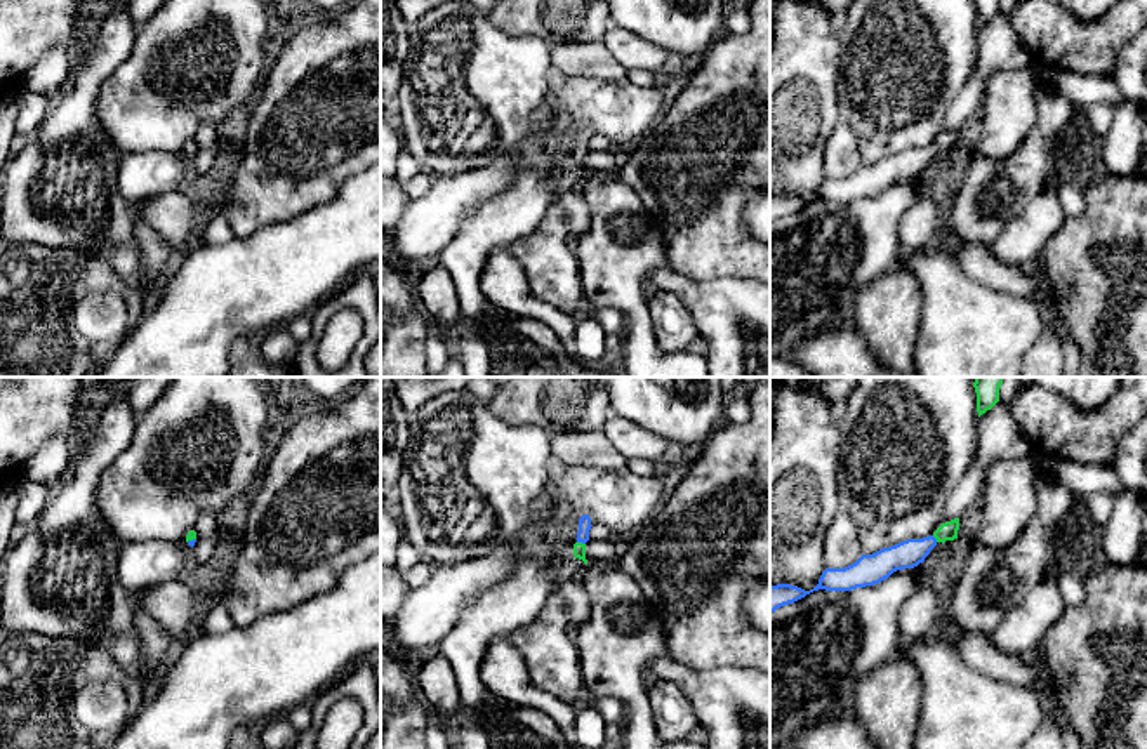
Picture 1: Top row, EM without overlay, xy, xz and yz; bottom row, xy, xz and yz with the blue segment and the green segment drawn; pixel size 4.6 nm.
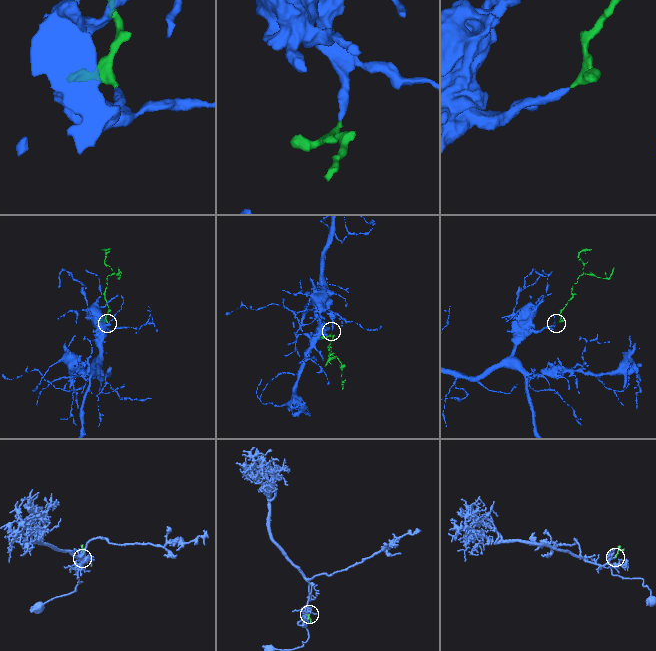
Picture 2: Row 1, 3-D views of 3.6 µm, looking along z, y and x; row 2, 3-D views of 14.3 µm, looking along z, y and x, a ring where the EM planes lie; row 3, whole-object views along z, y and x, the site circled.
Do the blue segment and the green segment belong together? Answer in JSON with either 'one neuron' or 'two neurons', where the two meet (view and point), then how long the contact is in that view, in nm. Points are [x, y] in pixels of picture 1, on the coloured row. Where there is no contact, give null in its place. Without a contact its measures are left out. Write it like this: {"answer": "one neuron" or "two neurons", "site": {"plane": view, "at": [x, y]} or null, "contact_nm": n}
{"answer": "one neuron", "site": {"plane": "xz", "at": [581, 541]}, "contact_nm": 40}

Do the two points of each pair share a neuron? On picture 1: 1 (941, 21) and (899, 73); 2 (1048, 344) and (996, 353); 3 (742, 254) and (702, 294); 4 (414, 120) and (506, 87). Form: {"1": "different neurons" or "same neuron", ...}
{"1": "same neuron", "2": "different neurons", "3": "different neurons", "4": "same neuron"}

